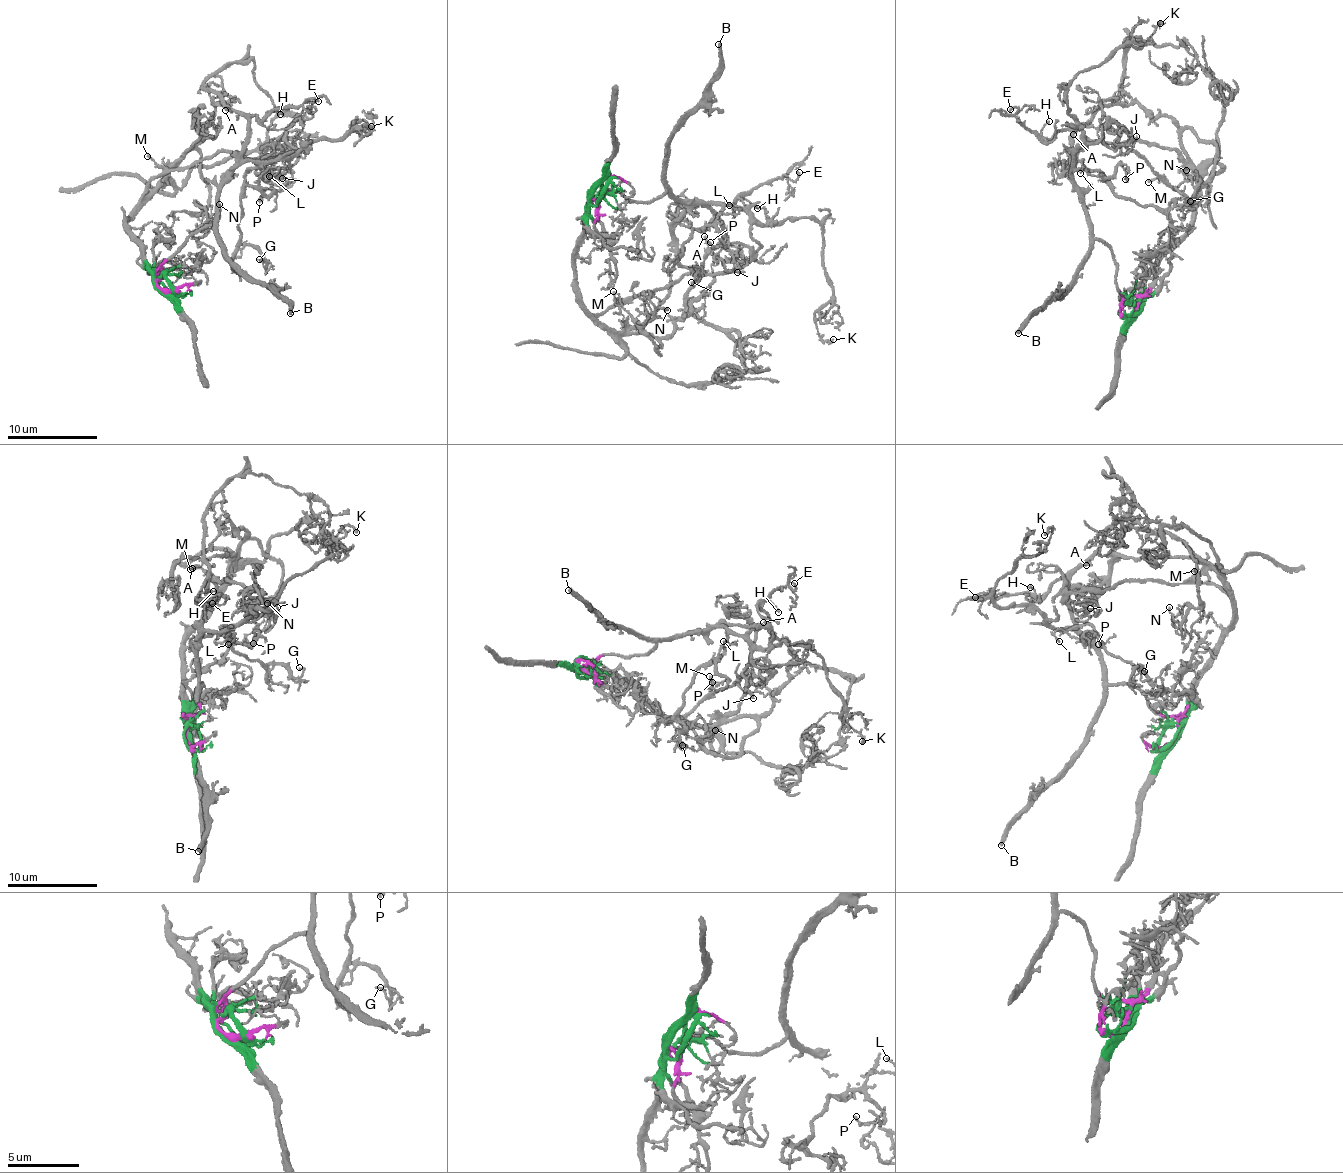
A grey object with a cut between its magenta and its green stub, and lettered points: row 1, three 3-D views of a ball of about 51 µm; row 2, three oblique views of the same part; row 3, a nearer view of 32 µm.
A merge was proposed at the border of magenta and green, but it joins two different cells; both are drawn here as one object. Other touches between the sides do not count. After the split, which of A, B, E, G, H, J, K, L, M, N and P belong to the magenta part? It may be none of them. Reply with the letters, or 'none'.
A, B, E, G, H, K, L, P

